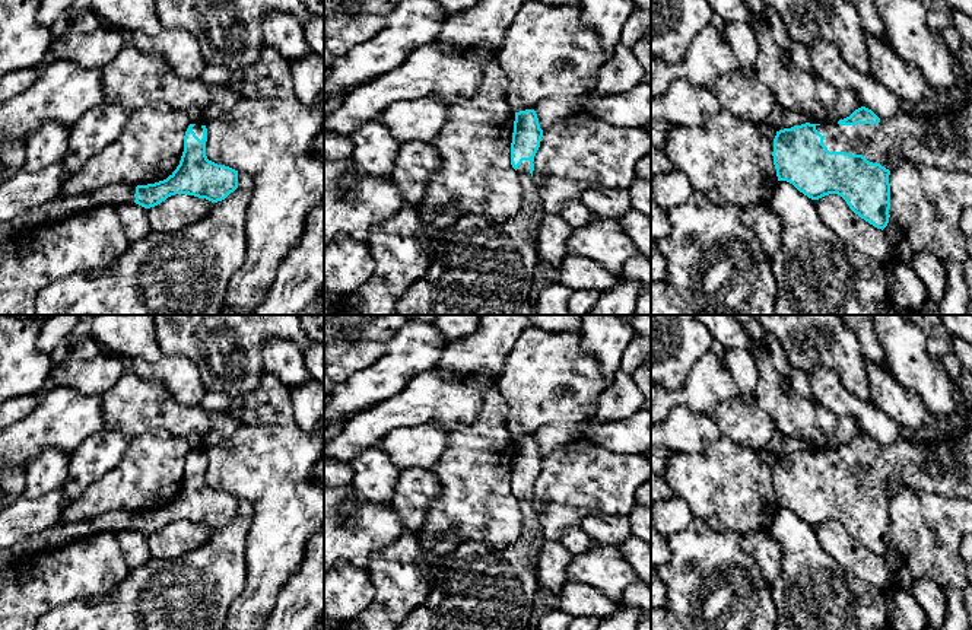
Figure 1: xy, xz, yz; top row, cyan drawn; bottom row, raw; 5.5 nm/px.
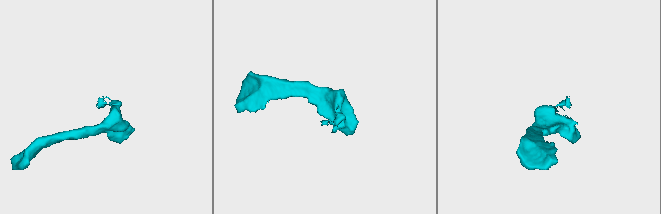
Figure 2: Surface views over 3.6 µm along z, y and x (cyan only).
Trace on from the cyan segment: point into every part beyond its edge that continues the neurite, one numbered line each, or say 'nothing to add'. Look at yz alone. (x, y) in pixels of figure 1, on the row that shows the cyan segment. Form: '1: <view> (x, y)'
1: yz (940, 134)

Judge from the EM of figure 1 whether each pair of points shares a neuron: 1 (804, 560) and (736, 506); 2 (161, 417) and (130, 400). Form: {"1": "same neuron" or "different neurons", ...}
{"1": "different neurons", "2": "same neuron"}

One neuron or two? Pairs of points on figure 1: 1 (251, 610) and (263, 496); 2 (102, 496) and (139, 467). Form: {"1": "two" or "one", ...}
{"1": "one", "2": "one"}

